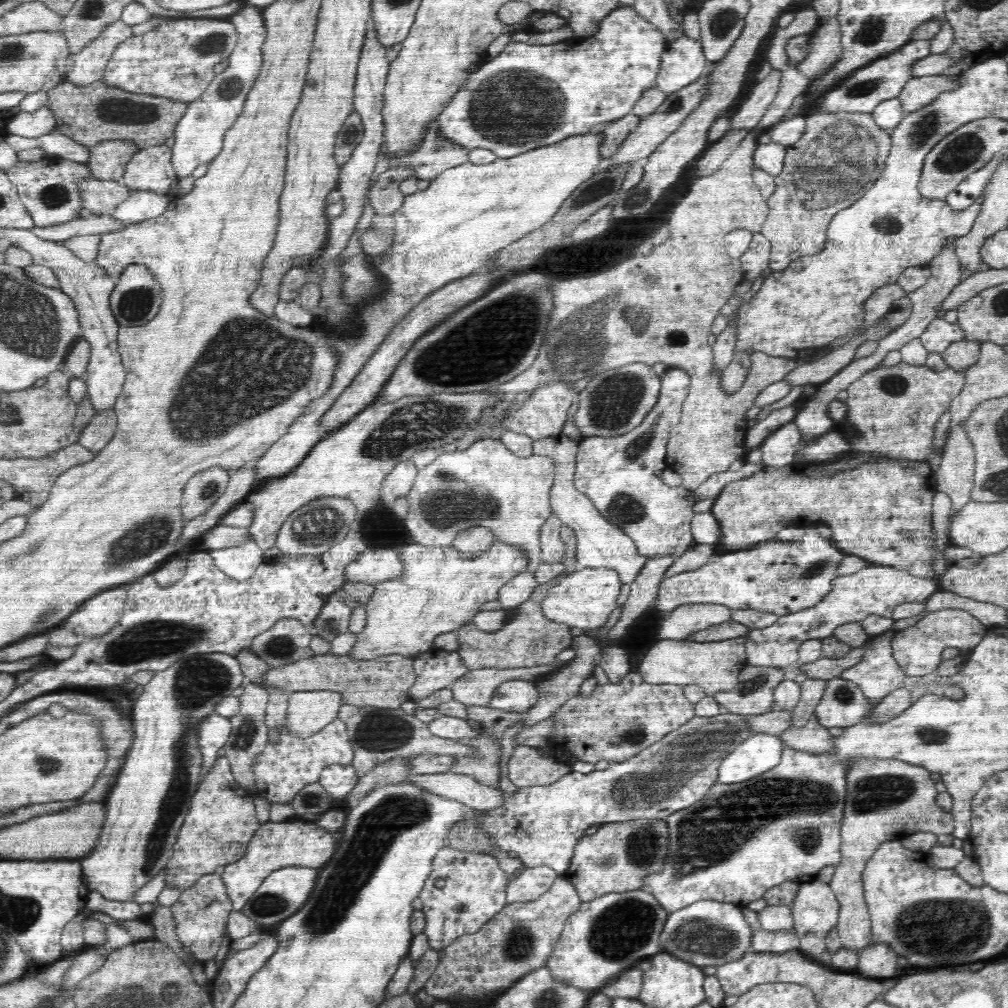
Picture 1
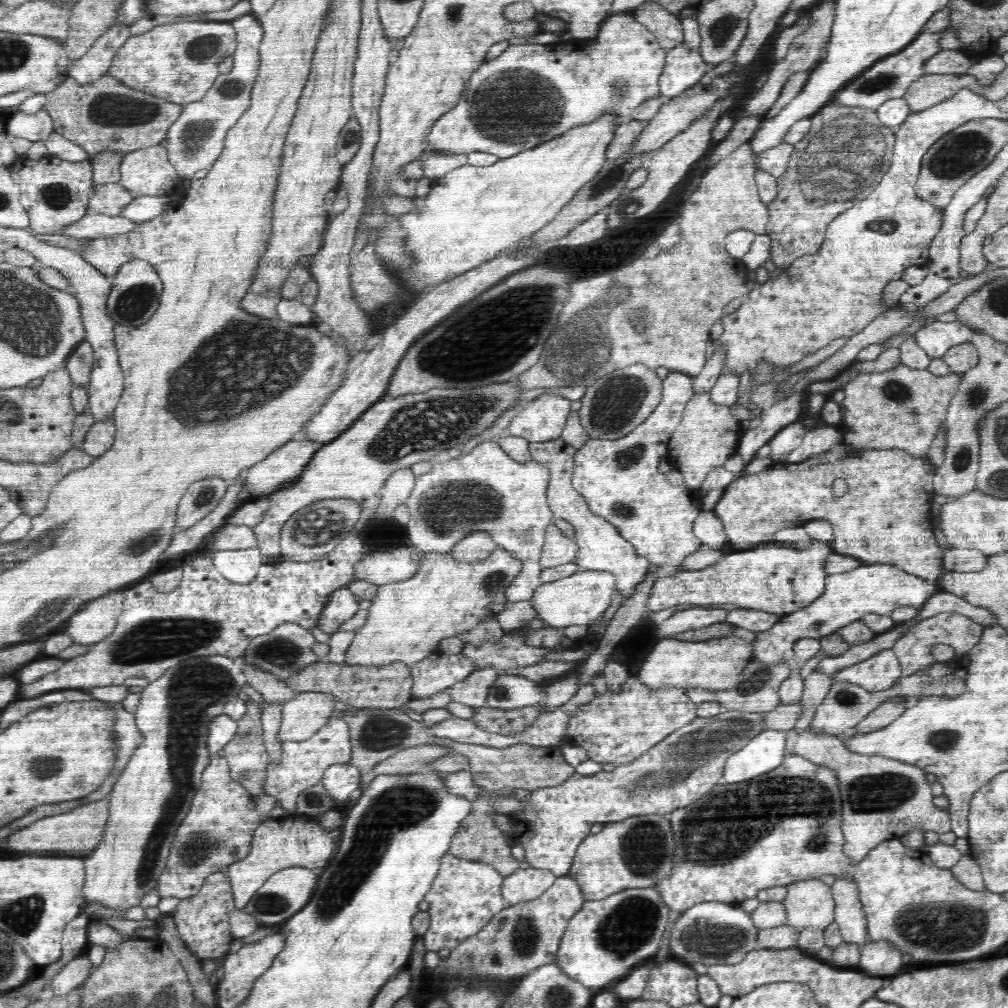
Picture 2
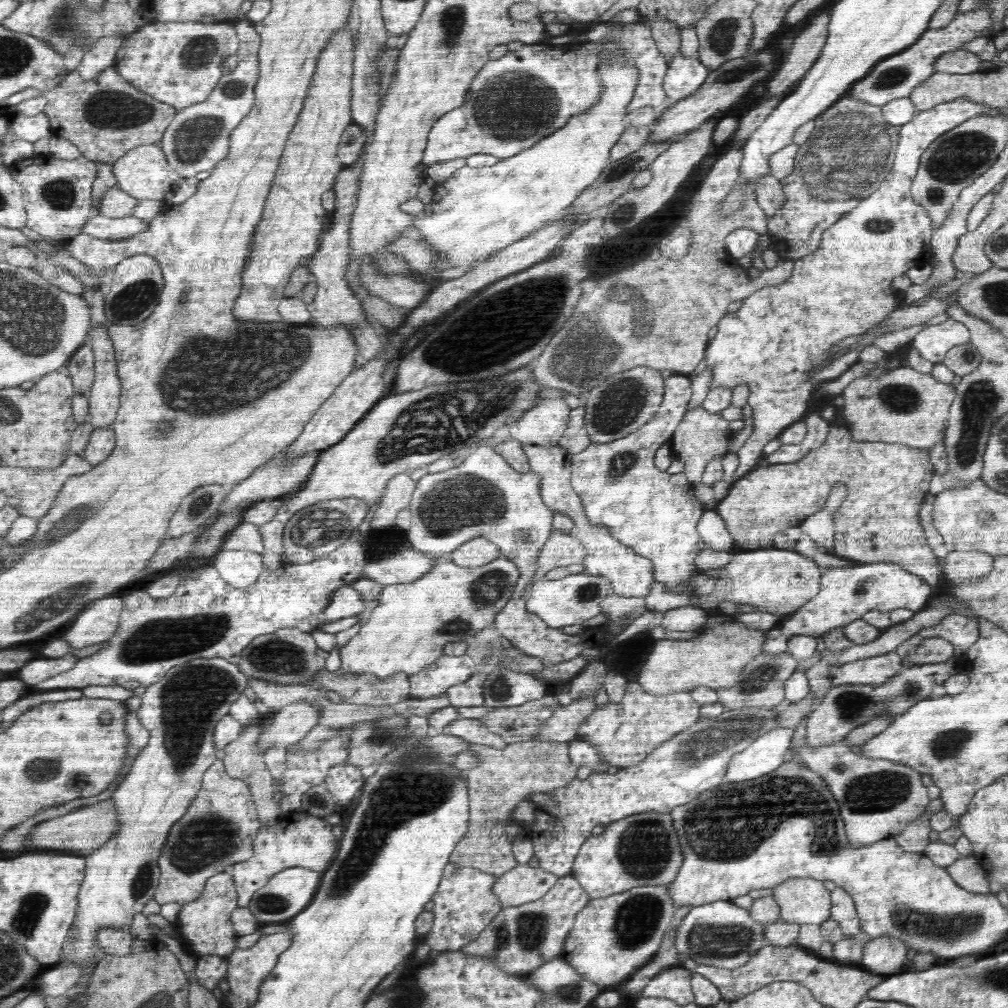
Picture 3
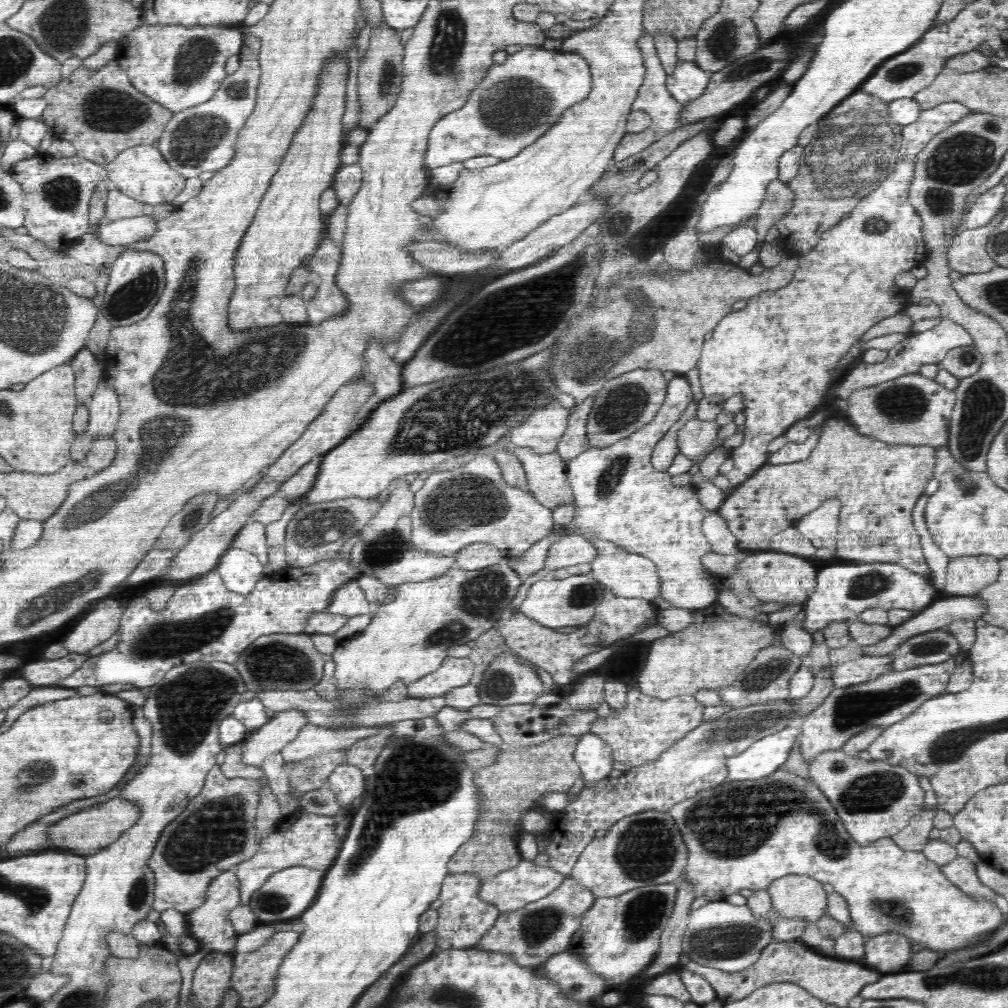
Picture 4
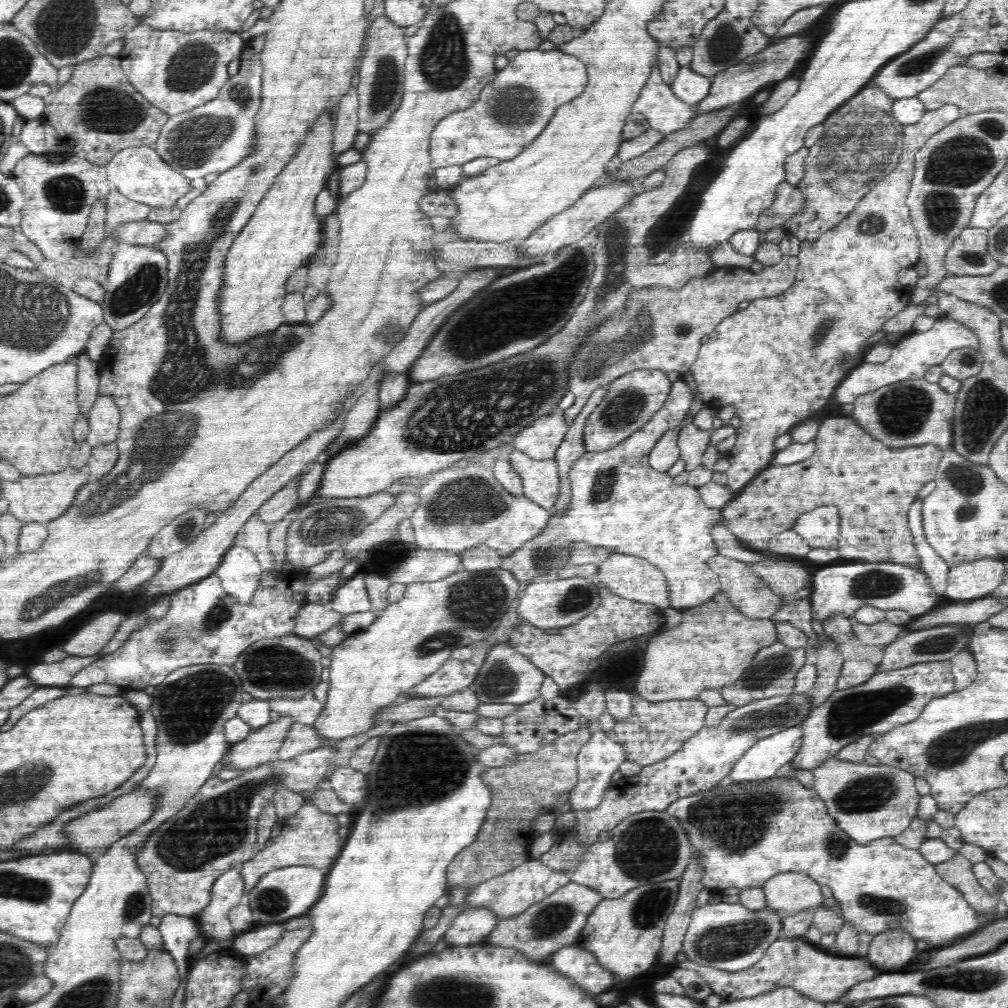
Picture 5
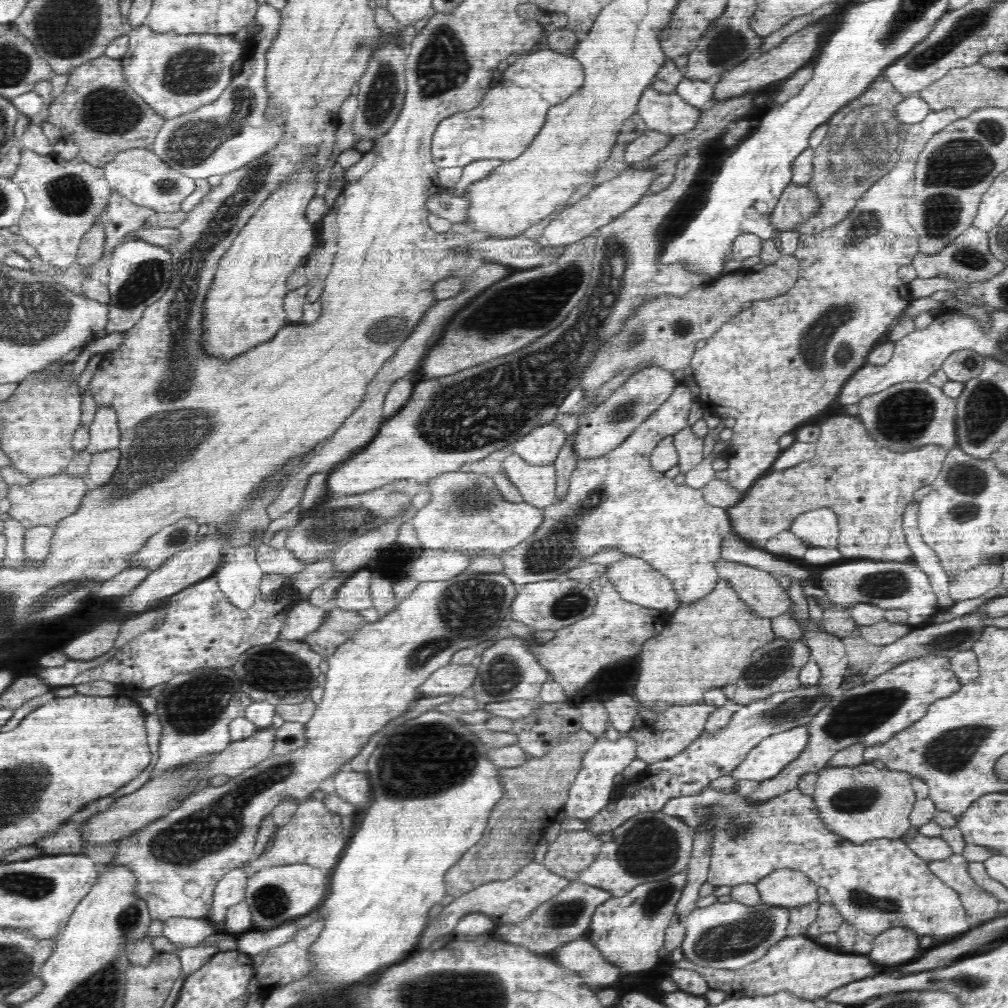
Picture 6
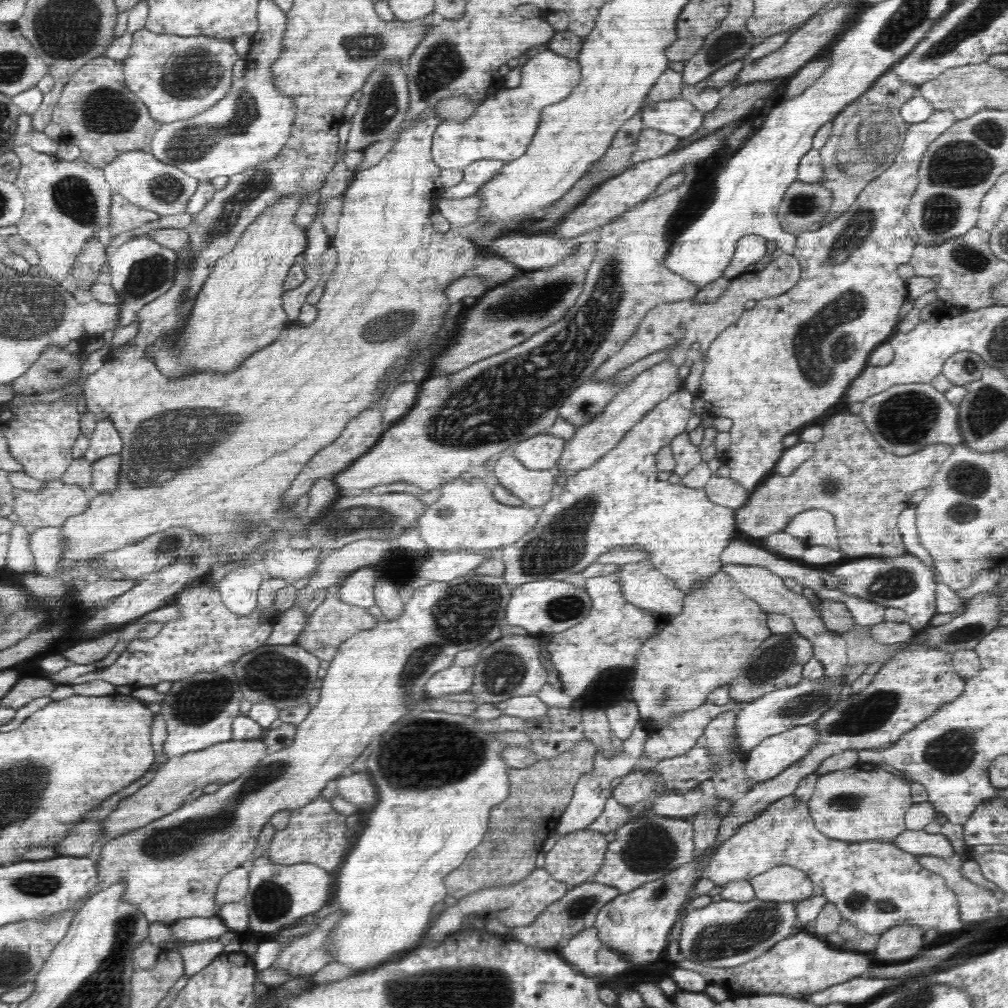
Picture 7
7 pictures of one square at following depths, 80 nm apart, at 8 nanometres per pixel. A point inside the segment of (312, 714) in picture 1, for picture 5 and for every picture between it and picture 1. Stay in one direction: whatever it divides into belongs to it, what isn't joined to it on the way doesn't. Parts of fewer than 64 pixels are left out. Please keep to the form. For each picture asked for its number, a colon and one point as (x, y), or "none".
2: (305, 715)
3: (290, 724)
4: (271, 738)
5: (259, 746)

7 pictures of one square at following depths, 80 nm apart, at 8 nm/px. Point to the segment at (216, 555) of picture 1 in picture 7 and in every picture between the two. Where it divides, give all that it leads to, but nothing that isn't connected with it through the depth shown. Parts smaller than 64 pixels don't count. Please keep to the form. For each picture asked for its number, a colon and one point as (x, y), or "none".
2: (239, 566)
3: (239, 568)
4: (240, 571)
5: (240, 573)
6: (239, 575)
7: (238, 589)

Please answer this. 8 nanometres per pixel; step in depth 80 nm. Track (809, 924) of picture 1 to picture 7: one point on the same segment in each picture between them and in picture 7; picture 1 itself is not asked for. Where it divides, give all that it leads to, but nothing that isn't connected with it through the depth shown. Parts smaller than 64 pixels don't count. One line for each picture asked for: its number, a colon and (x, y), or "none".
2: (809, 903)
3: (806, 900)
4: (794, 896)
5: (789, 893)
6: (784, 888)
7: (782, 883)

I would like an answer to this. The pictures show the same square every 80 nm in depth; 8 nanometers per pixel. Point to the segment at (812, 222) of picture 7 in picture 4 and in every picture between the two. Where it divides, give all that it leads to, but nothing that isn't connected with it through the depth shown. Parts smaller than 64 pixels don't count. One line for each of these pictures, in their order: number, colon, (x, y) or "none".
4: (779, 198)
5: (789, 200)
6: (797, 203)

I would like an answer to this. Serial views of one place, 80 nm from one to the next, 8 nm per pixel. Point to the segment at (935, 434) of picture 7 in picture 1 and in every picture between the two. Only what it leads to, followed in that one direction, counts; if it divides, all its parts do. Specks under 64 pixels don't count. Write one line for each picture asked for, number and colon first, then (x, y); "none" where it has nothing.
1: (894, 410)
2: (903, 408)
3: (906, 407)
4: (913, 410)
5: (911, 413)
6: (909, 415)

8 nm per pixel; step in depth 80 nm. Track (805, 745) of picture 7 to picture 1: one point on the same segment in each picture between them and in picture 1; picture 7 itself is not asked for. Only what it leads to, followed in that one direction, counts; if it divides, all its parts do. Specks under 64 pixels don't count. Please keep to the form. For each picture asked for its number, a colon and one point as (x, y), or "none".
1: (761, 752)
2: (763, 753)
3: (765, 754)
4: (765, 756)
5: (762, 761)
6: (773, 754)

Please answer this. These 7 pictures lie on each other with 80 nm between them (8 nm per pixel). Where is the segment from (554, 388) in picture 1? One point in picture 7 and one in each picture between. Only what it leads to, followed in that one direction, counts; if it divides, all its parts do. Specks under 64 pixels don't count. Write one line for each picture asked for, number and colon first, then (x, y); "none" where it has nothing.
2: (543, 419)
3: (544, 425)
4: (542, 432)
5: (540, 441)
6: (543, 444)
7: (541, 452)

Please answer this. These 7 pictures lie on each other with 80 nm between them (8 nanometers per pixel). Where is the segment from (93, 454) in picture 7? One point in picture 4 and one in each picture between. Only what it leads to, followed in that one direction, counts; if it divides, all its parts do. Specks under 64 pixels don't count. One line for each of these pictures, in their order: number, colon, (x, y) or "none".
4: (104, 414)
5: (104, 418)
6: (104, 432)

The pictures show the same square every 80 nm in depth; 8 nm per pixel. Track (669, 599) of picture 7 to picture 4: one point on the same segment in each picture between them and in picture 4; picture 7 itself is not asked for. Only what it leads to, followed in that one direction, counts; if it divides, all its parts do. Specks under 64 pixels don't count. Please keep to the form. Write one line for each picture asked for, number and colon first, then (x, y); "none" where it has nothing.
4: (629, 575)
5: (632, 577)
6: (637, 581)

